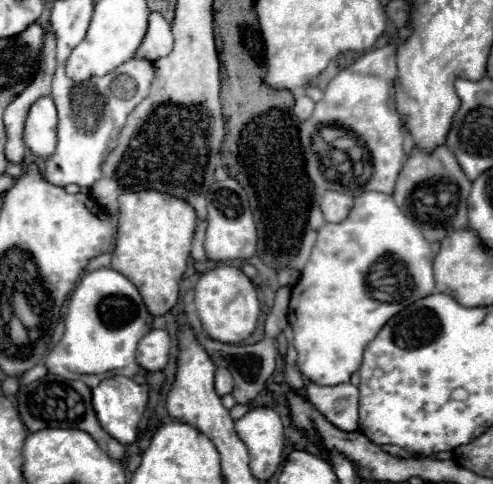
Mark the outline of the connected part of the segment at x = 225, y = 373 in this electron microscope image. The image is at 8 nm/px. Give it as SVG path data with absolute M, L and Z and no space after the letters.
M217 368L217 374L215 374L215 390L217 390L219 396L231 394L233 382L231 382L231 372L227 368Z

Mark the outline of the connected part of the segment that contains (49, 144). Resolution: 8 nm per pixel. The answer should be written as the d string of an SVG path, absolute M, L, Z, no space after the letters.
M39 98L27 116L25 122L25 144L27 148L39 156L49 158L55 152L57 144L57 110L53 98Z

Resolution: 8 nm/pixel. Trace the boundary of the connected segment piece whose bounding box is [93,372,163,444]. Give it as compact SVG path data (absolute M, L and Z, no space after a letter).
M161 372L149 374L147 384L137 384L127 376L111 376L111 378L101 380L101 384L93 388L93 408L95 408L97 418L101 426L121 444L131 444L137 440L137 426L143 416L145 404L149 400L149 384L159 388L163 384L163 374Z

